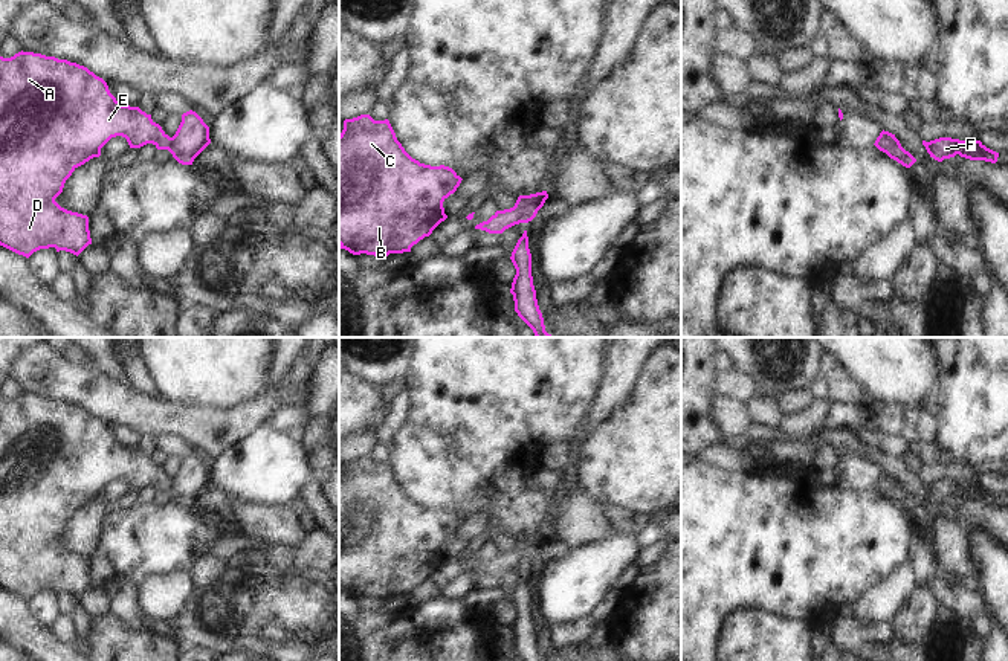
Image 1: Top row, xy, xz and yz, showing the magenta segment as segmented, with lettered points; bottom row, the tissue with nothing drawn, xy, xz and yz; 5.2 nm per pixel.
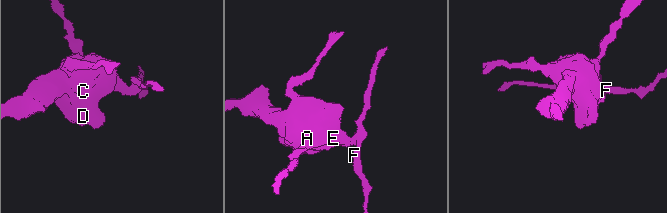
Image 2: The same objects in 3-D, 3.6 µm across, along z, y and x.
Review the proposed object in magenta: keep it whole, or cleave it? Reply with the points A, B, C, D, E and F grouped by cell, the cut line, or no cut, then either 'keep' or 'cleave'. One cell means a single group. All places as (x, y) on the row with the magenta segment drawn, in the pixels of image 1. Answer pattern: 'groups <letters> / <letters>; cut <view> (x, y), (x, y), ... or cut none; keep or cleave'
groups A B C D E / F; cut xy (170, 138), (173, 156); cleave

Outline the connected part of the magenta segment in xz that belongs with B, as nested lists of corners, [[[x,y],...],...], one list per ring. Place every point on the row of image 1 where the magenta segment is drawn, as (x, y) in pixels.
[[[360,114],[344,121],[339,134],[339,246],[353,255],[386,258],[411,247],[447,218],[443,202],[457,191],[461,177],[449,166],[431,166],[412,159],[388,119]]]

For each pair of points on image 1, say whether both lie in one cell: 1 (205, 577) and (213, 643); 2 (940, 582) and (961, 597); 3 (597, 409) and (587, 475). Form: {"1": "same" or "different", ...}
{"1": "different", "2": "same", "3": "different"}

